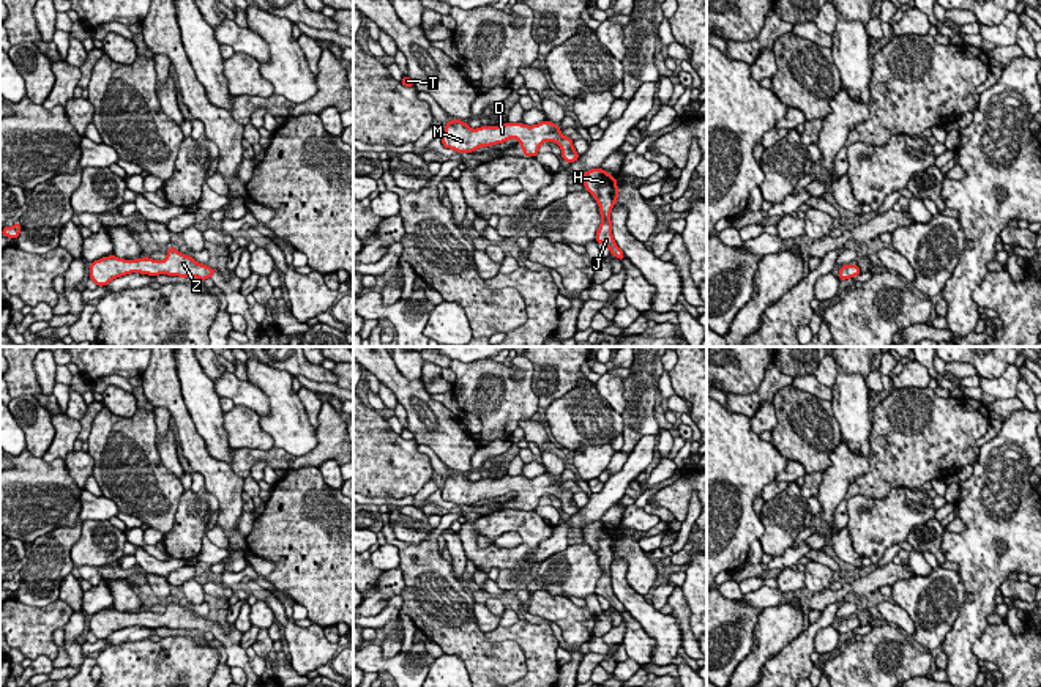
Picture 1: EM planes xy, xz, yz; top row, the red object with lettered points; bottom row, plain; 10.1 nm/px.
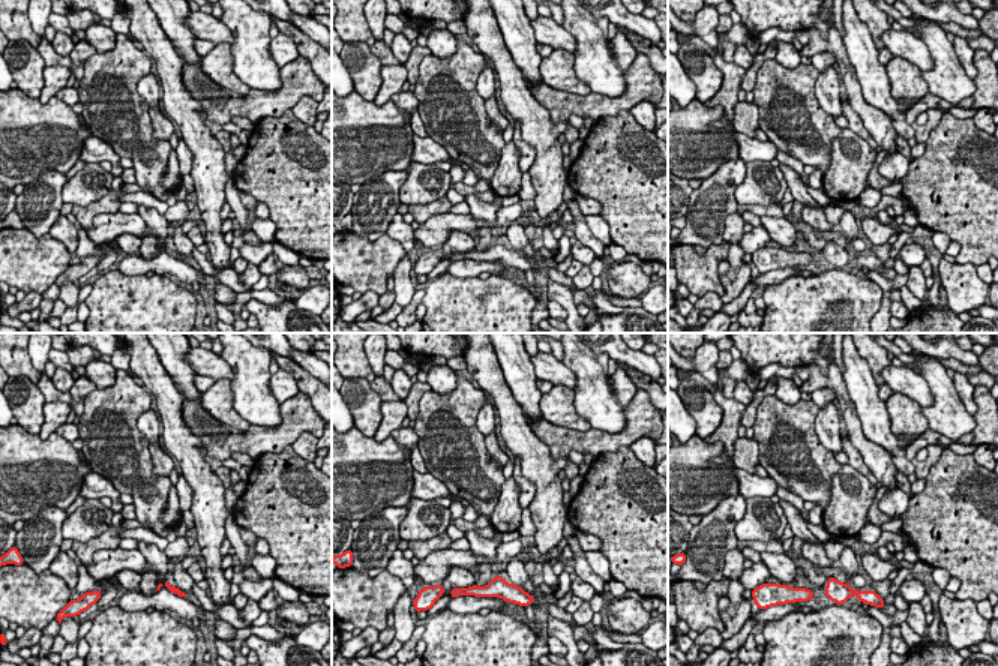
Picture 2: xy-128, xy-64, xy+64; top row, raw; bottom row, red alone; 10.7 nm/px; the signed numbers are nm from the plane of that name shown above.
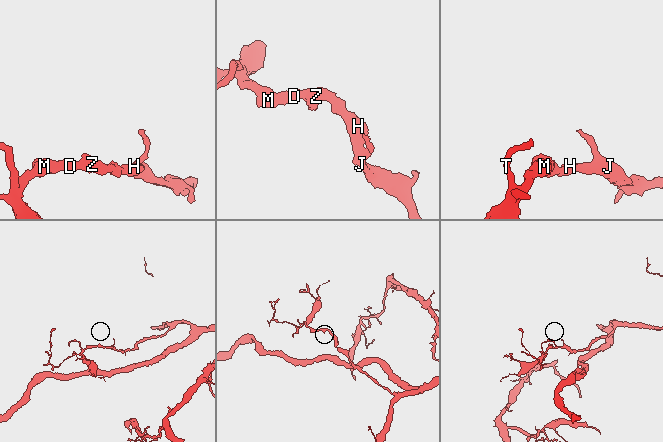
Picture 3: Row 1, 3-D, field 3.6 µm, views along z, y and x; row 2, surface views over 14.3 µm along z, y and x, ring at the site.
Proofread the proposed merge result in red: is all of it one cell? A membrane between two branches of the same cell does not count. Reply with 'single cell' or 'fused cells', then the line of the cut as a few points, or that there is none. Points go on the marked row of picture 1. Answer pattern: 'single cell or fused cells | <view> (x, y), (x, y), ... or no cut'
single cell | no cut

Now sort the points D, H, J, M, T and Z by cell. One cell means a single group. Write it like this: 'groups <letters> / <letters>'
groups D H J M T Z

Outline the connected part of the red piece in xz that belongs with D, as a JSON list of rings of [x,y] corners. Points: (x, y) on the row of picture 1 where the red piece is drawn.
[[[451,120],[445,124],[442,145],[457,153],[473,153],[479,147],[503,143],[514,137],[520,143],[524,156],[536,158],[543,142],[555,142],[562,148],[560,158],[571,164],[580,156],[573,147],[573,139],[560,132],[562,129],[547,120],[533,126],[505,123],[502,126],[487,124],[478,129],[472,129],[465,121]]]

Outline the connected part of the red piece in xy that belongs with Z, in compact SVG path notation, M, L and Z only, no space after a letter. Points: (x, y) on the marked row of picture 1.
M175 247L167 249L167 257L162 262L151 260L150 257L123 260L115 255L103 257L91 262L90 279L98 285L107 285L110 280L131 273L140 273L148 276L178 276L178 277L197 277L202 282L213 277L216 269L200 265L192 257L180 254Z

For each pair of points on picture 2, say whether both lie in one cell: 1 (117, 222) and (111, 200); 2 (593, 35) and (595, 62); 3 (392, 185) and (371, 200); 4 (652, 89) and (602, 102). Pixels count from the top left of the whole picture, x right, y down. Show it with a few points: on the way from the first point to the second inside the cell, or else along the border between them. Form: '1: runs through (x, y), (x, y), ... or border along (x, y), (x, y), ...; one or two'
1: border along (117, 210), (98, 213), (86, 230); two
2: runs through (593, 41), (593, 56); one
3: runs through (387, 186), (375, 198); one
4: runs through (640, 89), (625, 102), (614, 102); one

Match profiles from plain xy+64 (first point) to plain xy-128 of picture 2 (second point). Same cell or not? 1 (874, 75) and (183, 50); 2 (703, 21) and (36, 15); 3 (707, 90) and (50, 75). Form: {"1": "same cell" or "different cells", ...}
{"1": "same cell", "2": "same cell", "3": "different cells"}

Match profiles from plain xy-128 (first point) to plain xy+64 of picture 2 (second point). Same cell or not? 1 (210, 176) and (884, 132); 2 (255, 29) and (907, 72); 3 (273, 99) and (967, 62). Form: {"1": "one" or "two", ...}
{"1": "one", "2": "two", "3": "two"}

